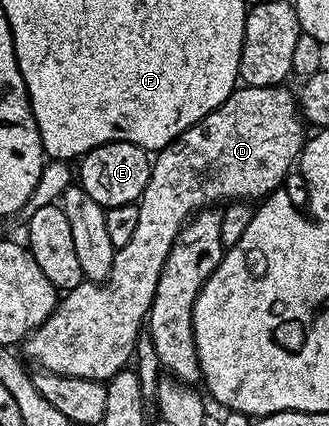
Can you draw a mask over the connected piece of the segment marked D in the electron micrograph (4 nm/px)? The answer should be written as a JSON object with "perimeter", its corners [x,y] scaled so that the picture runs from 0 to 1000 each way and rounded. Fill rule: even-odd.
{"perimeter":[[[745,200],[711,209],[705,223],[663,256],[547,312],[505,350],[486,352],[462,371],[453,427],[429,469],[413,474],[422,486],[422,533],[410,533],[410,554],[398,559],[398,570],[343,596],[347,624],[416,622],[416,641],[359,638],[328,667],[261,655],[240,674],[207,681],[176,704],[161,737],[76,793],[73,836],[91,850],[100,845],[112,862],[143,876],[228,880],[316,897],[328,897],[334,885],[347,885],[395,854],[416,815],[416,789],[444,761],[471,674],[483,664],[483,636],[495,636],[495,617],[520,589],[526,563],[550,547],[562,521],[584,502],[608,500],[626,486],[657,484],[657,472],[684,477],[699,467],[772,467],[769,462],[802,467],[821,453],[845,451],[857,441],[854,423],[912,371],[933,329],[933,293],[909,263],[909,237],[894,211],[888,218],[866,207],[878,204]]]}

